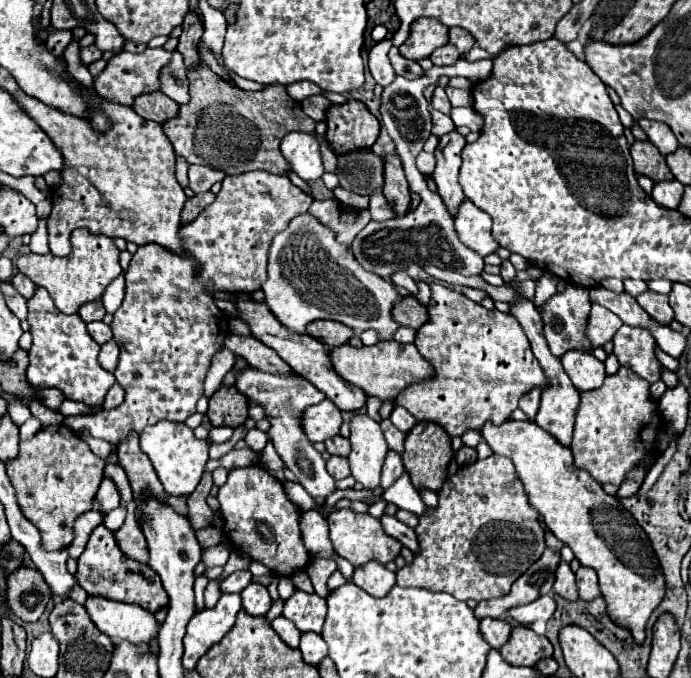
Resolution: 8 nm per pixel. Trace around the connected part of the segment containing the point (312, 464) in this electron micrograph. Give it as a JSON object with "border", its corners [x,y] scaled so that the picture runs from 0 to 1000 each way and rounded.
{"border":[[[357,543],[355,549],[349,549],[346,558],[343,558],[343,563],[340,563],[340,569],[360,590],[366,590],[369,596],[384,599],[384,611],[386,611],[386,617],[392,622],[392,631],[389,631],[386,640],[395,649],[395,655],[398,655],[407,678],[430,702],[430,708],[447,726],[447,732],[465,732],[465,735],[479,732],[488,723],[485,720],[485,708],[476,702],[476,696],[470,690],[470,678],[465,676],[465,670],[453,661],[453,655],[441,646],[441,640],[436,634],[436,611],[438,611],[438,605],[444,599],[450,599],[450,596],[462,596],[465,590],[470,590],[470,581],[465,581],[444,560],[392,555],[392,552],[375,549],[369,543]]]}

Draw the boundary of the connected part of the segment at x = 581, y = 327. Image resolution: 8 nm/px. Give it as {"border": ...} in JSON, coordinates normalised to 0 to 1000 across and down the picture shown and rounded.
{"border":[[[821,419],[815,431],[806,431],[800,434],[783,454],[780,454],[780,463],[783,463],[783,472],[786,472],[786,493],[789,493],[789,501],[795,507],[795,516],[812,528],[821,516],[855,516],[849,499],[847,499],[847,481],[849,481],[849,466],[852,466],[852,457],[855,457],[855,445],[852,445],[852,428],[844,425],[844,422],[829,422],[829,419]]]}

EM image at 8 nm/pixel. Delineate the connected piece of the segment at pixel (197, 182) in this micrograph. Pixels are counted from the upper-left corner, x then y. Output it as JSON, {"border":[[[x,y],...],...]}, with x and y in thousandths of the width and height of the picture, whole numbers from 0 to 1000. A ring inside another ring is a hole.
{"border":[[[279,242],[274,245],[274,277],[279,283],[300,283],[311,268],[320,268],[326,263],[323,254],[308,251],[302,245]]]}

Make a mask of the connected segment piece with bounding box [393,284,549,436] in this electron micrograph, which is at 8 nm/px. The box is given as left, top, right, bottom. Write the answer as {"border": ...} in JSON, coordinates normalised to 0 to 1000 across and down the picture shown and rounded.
{"border":[[[624,419],[624,442],[618,448],[618,457],[621,475],[615,475],[615,481],[603,487],[603,499],[598,484],[577,484],[575,493],[569,493],[569,501],[575,504],[589,507],[601,501],[609,525],[615,525],[630,546],[624,558],[592,566],[586,575],[580,575],[580,581],[575,581],[572,590],[572,596],[583,599],[606,622],[624,619],[638,625],[650,643],[667,643],[679,631],[696,634],[705,619],[711,619],[713,625],[728,625],[748,602],[754,584],[774,572],[789,575],[795,569],[789,546],[783,546],[783,537],[777,534],[777,528],[771,528],[771,519],[766,516],[766,501],[760,499],[760,490],[740,463],[705,457],[696,448],[673,440],[667,431],[641,419]]]}

